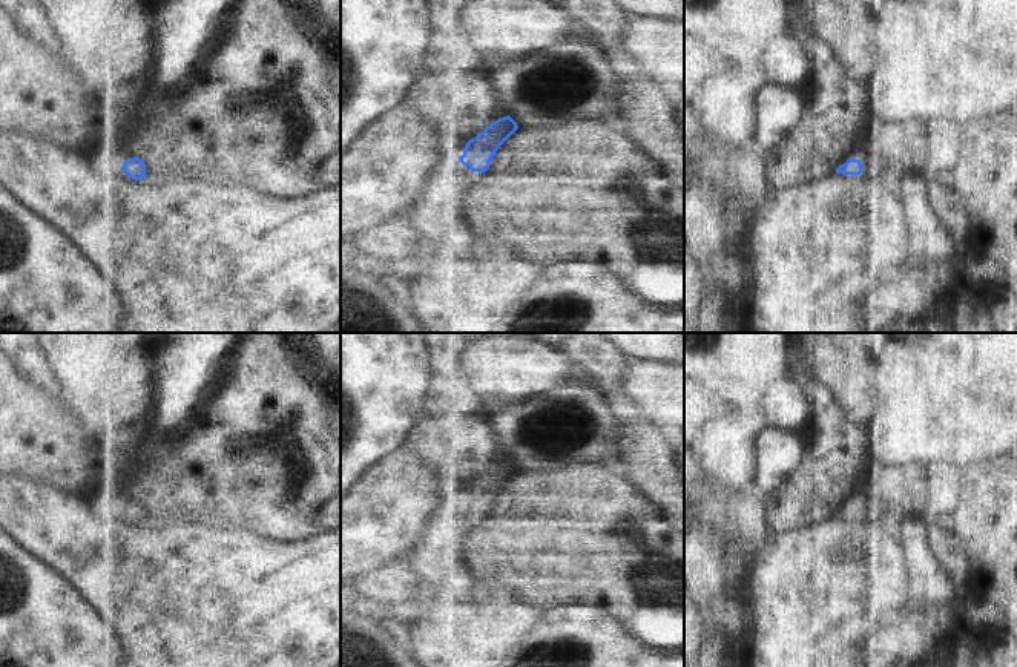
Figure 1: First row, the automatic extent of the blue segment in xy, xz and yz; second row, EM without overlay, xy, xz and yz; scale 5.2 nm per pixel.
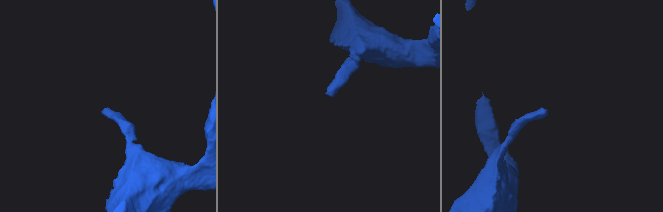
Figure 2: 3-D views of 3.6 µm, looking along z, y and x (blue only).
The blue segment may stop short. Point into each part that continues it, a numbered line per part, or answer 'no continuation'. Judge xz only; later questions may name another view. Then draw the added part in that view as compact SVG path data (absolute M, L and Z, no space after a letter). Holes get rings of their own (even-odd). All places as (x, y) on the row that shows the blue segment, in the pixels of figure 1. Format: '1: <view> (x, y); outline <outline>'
1: xz (442, 212); outline M460 161L434 167L408 213L402 218L416 233L414 276L443 256L446 241L465 241L471 232L474 172Z

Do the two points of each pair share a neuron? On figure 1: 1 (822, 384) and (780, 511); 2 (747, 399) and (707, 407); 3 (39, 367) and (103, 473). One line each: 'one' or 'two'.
1: one
2: two
3: one

